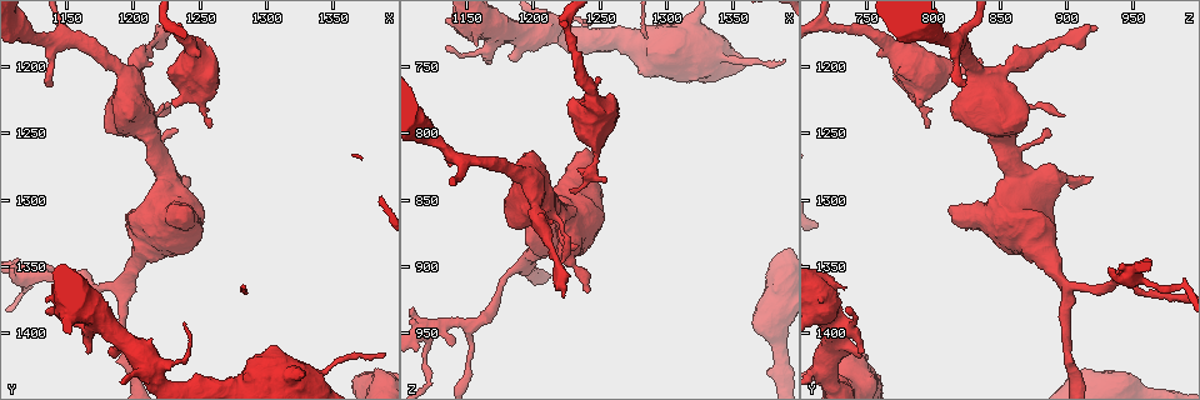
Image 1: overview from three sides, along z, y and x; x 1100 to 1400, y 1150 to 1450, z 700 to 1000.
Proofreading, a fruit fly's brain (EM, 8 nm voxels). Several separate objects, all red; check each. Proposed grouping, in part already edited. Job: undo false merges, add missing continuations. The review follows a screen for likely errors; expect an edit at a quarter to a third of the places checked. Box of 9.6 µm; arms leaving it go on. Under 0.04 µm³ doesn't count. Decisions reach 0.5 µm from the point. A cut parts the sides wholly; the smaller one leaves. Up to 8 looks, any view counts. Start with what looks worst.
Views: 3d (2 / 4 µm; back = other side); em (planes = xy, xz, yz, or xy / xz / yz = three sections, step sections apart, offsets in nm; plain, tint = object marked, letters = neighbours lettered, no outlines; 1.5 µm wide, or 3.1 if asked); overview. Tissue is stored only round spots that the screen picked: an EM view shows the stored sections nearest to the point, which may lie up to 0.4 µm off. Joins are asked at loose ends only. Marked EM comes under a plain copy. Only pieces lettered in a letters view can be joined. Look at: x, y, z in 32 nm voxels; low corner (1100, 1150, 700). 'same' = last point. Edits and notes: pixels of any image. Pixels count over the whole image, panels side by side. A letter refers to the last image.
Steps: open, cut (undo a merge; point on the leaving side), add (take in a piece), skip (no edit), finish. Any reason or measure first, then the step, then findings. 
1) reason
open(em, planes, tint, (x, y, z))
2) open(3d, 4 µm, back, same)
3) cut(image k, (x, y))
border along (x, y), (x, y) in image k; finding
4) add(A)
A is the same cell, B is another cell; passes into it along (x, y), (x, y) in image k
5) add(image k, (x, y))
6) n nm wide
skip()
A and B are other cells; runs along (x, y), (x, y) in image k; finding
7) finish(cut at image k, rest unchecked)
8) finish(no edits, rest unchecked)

branch stops here
open(em, xy, step 4, letters, (1228, 1226, 790))

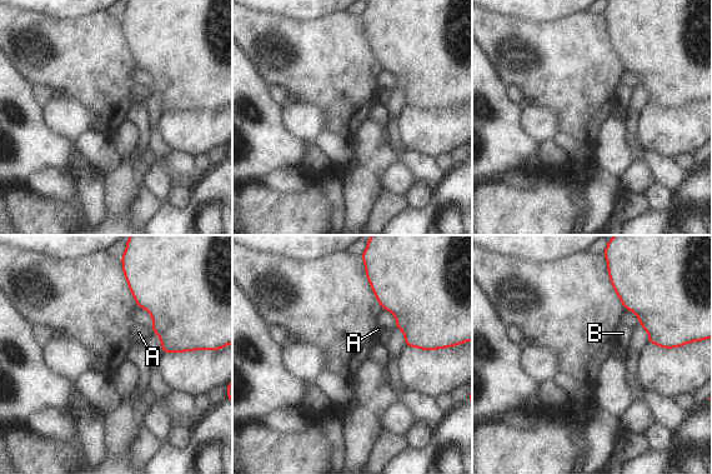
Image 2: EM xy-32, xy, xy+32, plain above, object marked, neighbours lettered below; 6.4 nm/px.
another direction
open(em, planes, letters, same)

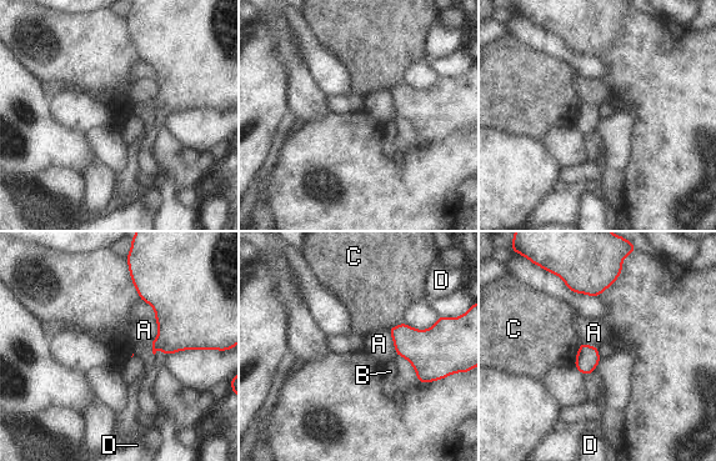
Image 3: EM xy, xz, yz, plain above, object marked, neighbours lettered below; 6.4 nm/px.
skip()
A, B, C and D are other cells; border along (581, 342), (572, 366) in image 3; no lettered piece goes on from it

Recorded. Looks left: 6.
branch stops here
open(3d, 4 µm, (1256, 1196, 836))

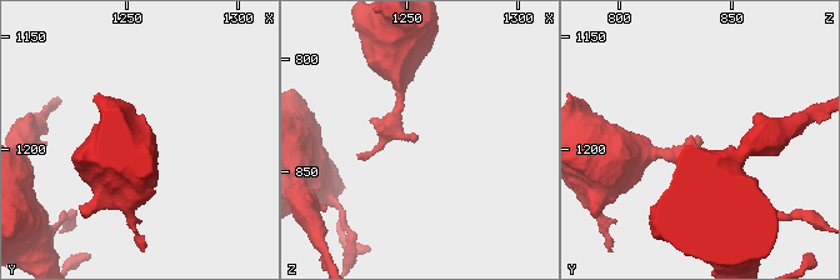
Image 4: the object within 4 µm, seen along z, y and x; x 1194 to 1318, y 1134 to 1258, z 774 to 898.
open(em, yz, step 8, tint, (1254, 1198, 837))

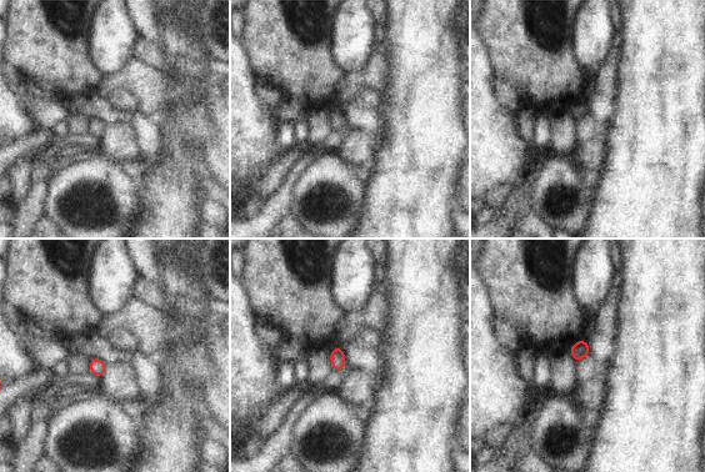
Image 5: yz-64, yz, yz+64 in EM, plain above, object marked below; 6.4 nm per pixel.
open(em, planes, letters, same)

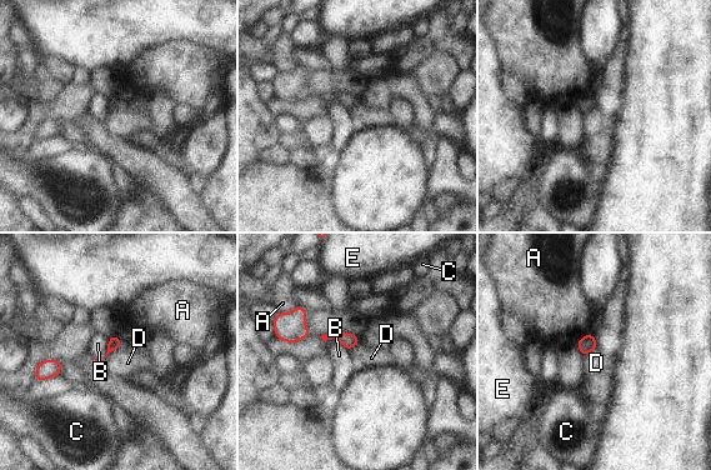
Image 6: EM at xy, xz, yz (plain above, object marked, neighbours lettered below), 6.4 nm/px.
skip()
A, B, C, D and E are other cells; border along (121, 345), (106, 356) in image 6; none of them fits

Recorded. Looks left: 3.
sharp bend
open(em, planes, tint, (1166, 1396, 734))

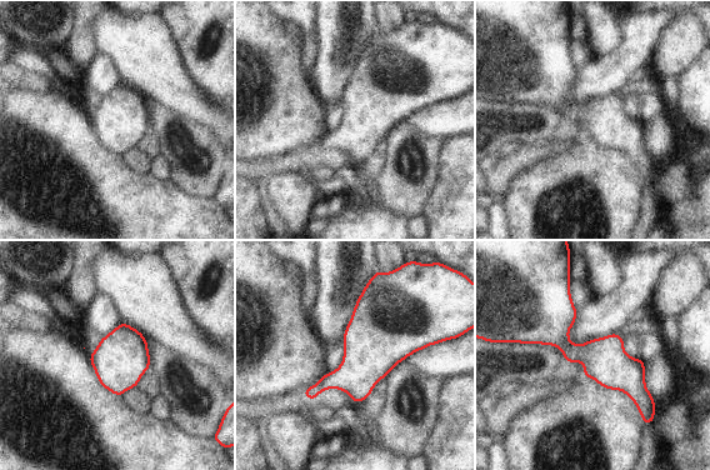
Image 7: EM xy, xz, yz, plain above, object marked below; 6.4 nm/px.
what lies round it
open(em, planes, letters, same)

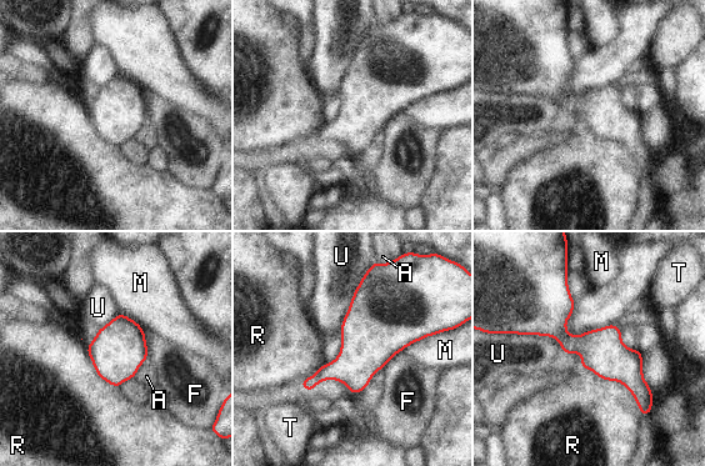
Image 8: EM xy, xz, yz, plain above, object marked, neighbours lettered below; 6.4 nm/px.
skip()
A, F, M, R, T and U are other cells; border along (580, 366), (619, 381), (641, 415) in image 8; all the same cell

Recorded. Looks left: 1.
finish(no edits, rest unchecked)

